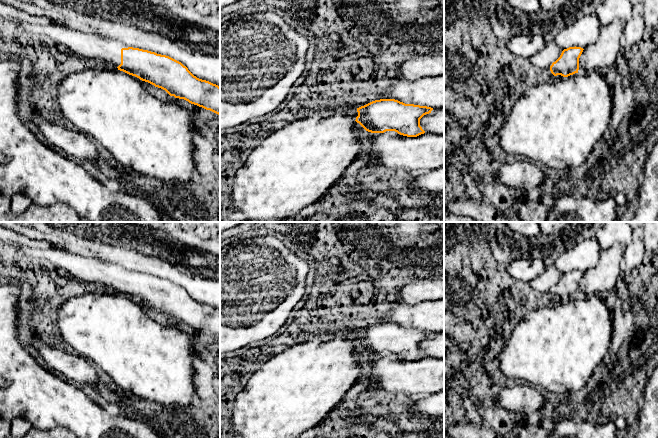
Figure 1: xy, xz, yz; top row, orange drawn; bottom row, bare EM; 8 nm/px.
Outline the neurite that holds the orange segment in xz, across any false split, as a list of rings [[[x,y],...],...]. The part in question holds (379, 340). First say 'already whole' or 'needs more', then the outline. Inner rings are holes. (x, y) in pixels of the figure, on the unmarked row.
already whole | [[[380,323],[357,332],[358,340],[355,345],[371,357],[395,355],[403,360],[417,361],[425,357],[420,350],[420,343],[424,339],[431,337],[432,334],[431,331],[405,328],[395,323]]]

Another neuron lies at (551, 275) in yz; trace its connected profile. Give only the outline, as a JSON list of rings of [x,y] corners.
[[[554,265],[546,267],[545,270],[530,281],[530,286],[537,292],[550,292],[561,279],[563,273]]]

